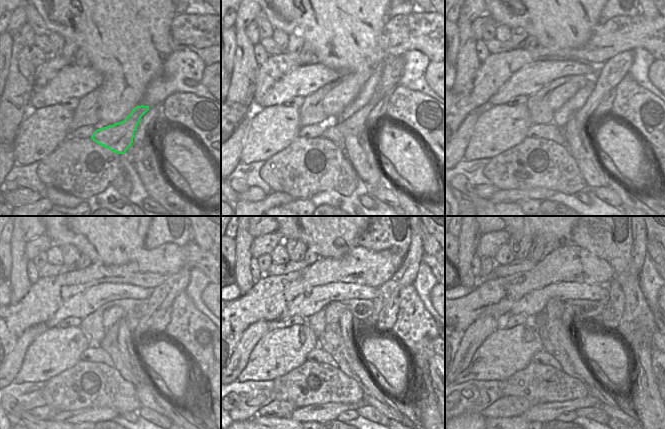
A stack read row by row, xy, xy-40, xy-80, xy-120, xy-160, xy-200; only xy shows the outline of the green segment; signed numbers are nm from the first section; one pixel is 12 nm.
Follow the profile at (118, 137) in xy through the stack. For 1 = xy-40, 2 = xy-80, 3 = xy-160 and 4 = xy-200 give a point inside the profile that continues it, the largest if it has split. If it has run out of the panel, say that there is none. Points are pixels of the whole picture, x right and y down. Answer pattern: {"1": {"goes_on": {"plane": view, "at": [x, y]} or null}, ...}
{"1": {"goes_on": {"plane": "xy-40", "at": [344, 134]}}, "2": {"goes_on": {"plane": "xy-80", "at": [613, 70]}}, "3": {"goes_on": {"plane": "xy-160", "at": [405, 275]}}, "4": {"goes_on": {"plane": "xy-200", "at": [639, 249]}}}

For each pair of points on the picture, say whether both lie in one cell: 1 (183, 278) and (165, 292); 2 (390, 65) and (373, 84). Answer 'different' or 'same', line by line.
1: same
2: same

